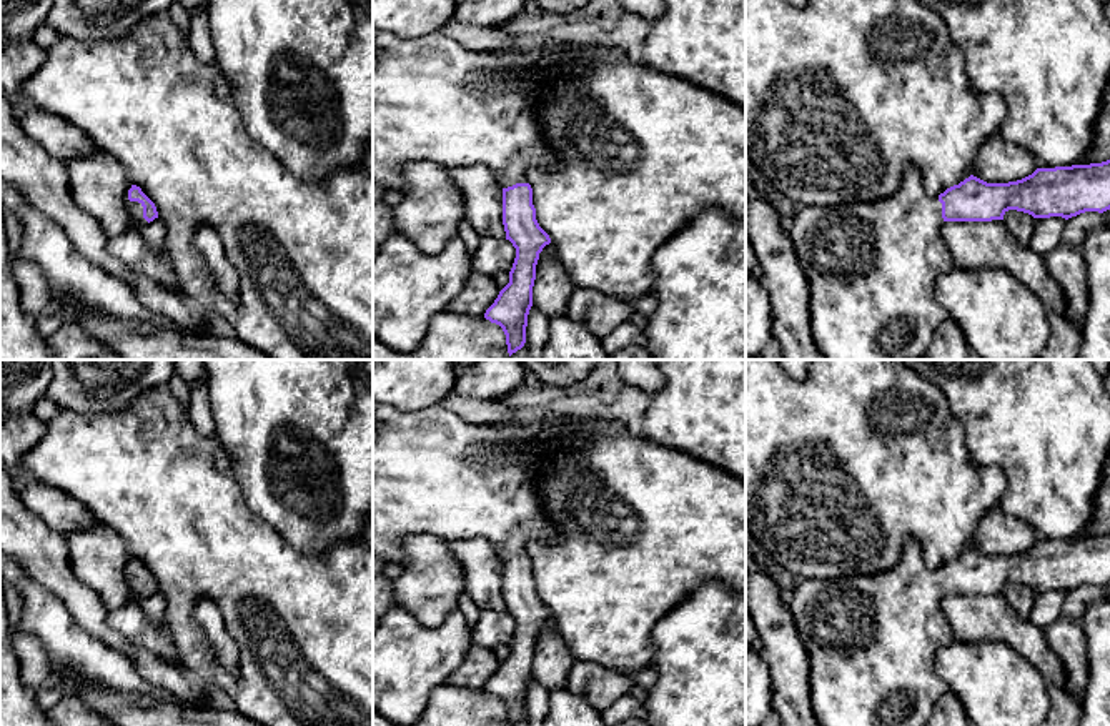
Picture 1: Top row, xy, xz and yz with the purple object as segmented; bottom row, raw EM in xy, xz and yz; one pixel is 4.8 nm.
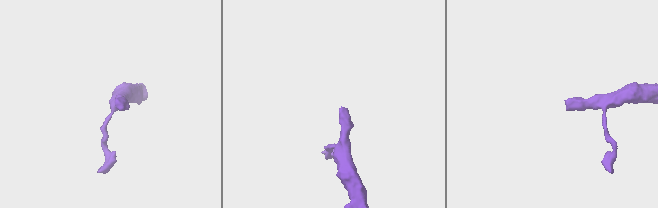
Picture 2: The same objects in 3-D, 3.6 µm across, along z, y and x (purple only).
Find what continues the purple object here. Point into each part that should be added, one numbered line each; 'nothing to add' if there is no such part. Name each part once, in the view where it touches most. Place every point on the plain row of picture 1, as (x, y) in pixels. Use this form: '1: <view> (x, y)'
1: xy (130, 621)

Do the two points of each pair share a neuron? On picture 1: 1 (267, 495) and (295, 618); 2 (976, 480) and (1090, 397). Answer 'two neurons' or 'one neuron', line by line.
1: two neurons
2: two neurons

